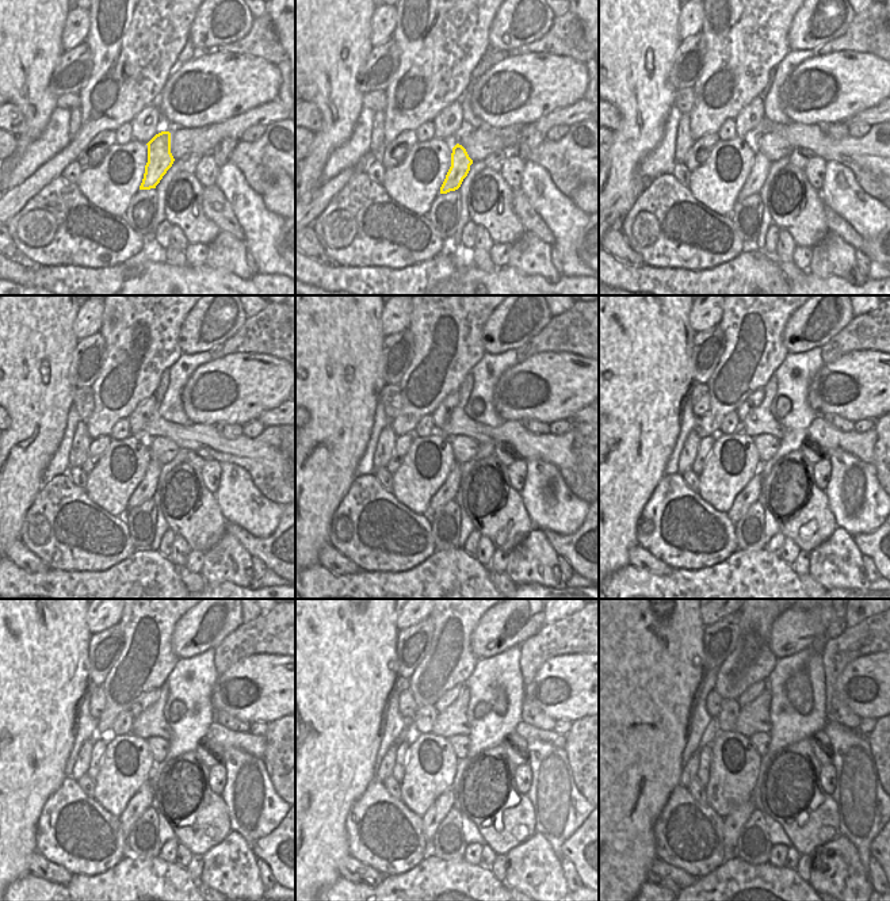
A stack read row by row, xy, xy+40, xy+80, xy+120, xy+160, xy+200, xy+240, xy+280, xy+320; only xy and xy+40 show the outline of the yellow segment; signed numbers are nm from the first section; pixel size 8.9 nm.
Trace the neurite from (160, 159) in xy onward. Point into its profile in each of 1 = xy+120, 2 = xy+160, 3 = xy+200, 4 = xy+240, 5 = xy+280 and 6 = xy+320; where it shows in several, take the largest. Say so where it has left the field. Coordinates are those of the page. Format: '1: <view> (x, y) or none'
1: xy+120 (146, 488)
2: xy+160 (447, 492)
3: xy+200 (749, 495)
4: xy+240 (141, 801)
5: xy+280 (443, 804)
6: xy+320 (733, 824)

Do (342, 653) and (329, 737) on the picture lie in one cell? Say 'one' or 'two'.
one

